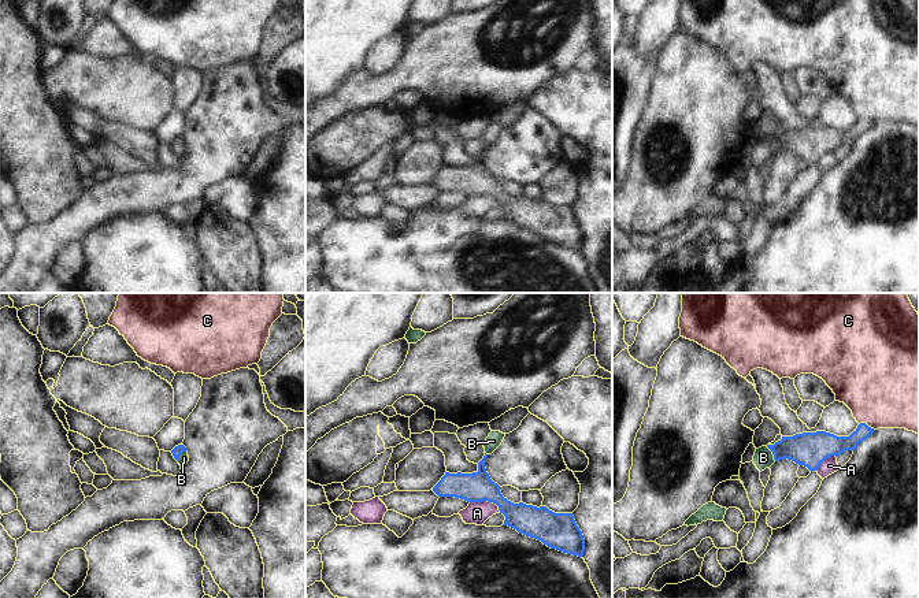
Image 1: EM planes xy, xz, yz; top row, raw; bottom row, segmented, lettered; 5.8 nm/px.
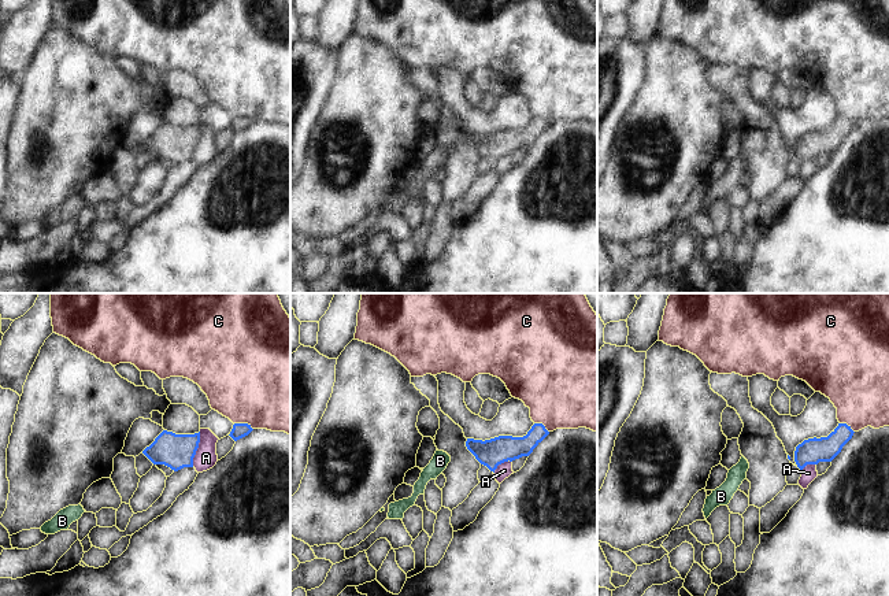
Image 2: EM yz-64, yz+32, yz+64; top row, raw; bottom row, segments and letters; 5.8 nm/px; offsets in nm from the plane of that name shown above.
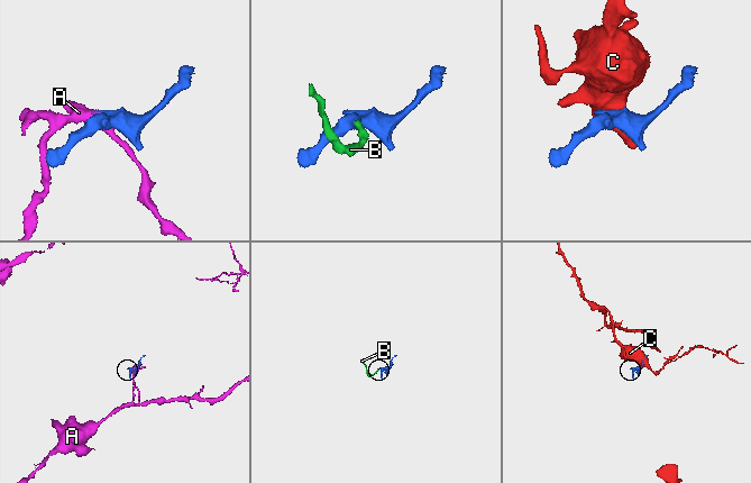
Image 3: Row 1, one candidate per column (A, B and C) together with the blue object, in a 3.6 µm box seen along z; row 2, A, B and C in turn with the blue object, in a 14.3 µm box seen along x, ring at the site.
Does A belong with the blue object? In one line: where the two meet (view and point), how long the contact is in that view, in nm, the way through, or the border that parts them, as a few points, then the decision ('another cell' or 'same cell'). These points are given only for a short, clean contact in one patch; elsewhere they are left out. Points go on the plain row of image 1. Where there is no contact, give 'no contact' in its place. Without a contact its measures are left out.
xz (486, 193) | 190 nm | along xz (470, 194), (492, 194), (500, 204) | another cell

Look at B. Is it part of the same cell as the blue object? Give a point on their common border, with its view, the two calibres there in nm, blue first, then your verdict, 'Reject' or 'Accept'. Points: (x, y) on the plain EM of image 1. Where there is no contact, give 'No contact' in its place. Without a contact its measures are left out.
Touches blue at yz (773, 147). Thickness 200 nm (blue) against 120 nm. Accept.

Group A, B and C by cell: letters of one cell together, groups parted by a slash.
A / B / C

